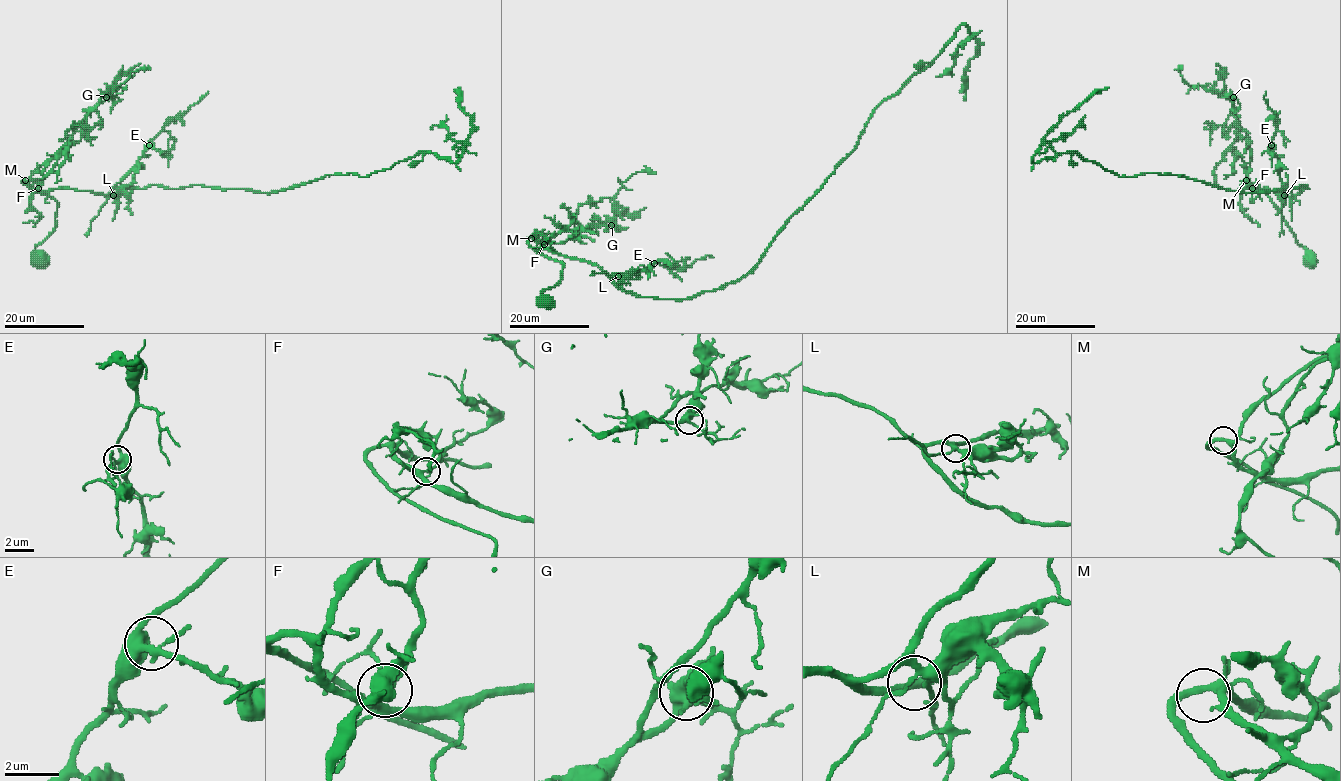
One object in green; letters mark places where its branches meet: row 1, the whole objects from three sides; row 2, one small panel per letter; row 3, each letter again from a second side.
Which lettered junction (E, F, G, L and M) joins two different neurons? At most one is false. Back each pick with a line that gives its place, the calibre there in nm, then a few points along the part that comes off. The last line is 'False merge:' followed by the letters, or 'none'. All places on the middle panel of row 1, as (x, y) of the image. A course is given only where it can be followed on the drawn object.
False merge: none

